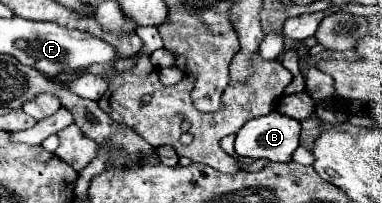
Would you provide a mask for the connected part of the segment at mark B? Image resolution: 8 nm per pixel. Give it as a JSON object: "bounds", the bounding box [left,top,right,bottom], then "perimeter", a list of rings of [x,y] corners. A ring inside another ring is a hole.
{"bounds":[235,110,301,162],"perimeter":[[[277,110],[263,118],[249,120],[237,134],[235,150],[251,158],[267,158],[271,162],[289,162],[299,146],[301,122]]]}

